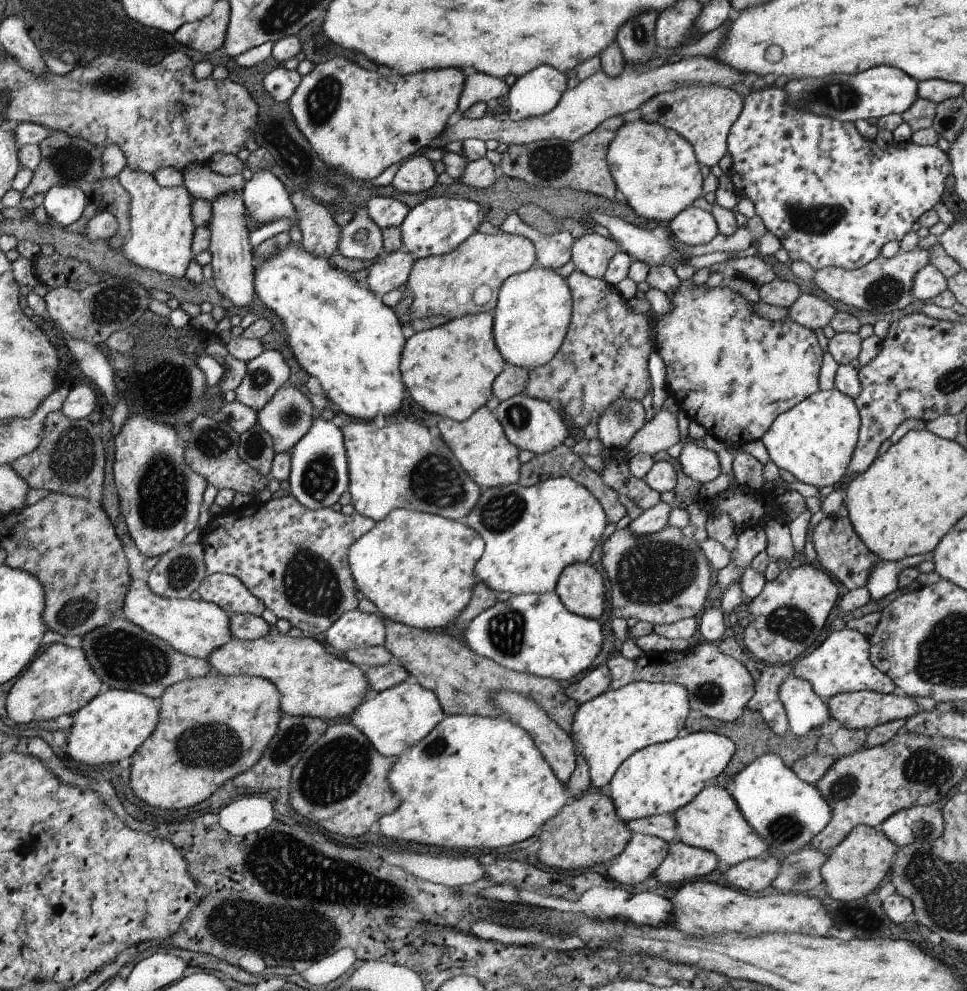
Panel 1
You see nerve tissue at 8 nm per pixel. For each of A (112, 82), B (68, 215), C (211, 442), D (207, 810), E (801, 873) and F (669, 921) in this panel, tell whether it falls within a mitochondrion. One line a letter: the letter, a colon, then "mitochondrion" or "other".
A: mitochondrion
B: other
C: mitochondrion
D: other
E: mitochondrion
F: other

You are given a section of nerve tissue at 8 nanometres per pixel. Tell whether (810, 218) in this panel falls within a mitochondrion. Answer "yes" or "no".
yes

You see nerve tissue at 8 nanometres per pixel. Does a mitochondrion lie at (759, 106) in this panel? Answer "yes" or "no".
no

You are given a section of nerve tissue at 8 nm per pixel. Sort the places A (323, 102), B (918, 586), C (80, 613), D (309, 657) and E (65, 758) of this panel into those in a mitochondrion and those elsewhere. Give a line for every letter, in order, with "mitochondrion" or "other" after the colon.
A: mitochondrion
B: other
C: mitochondrion
D: other
E: other

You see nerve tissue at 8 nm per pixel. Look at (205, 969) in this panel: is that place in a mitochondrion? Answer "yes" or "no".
no

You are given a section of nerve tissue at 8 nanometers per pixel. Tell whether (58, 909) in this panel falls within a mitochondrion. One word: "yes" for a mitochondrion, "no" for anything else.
no

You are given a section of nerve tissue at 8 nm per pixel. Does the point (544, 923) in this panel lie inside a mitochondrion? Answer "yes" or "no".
yes

